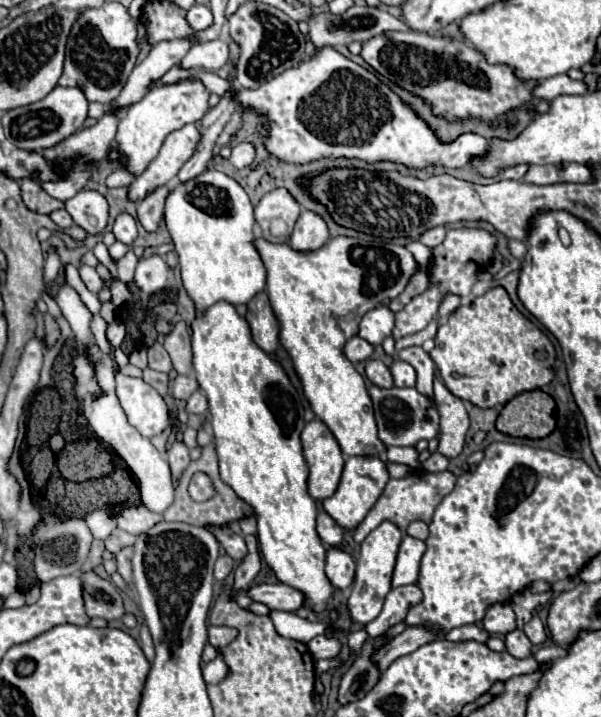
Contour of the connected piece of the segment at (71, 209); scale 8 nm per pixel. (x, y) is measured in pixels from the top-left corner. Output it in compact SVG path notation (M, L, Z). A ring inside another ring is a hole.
M80 190L74 198L66 200L66 212L72 216L74 224L84 228L88 234L102 234L108 226L108 200L96 190Z

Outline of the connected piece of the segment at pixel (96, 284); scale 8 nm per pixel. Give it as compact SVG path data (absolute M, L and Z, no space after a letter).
M82 266L82 268L80 268L80 278L82 278L82 282L86 284L86 288L88 288L90 292L98 294L98 292L102 290L102 280L100 280L100 276L98 276L98 272L96 272L94 268Z

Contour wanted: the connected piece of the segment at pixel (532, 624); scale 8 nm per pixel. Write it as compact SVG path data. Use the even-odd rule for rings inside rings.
M534 616L534 618L524 626L524 632L526 632L526 636L530 638L530 642L532 642L534 646L540 646L540 644L546 642L546 630L544 630L544 626L542 626L542 622L540 622L538 616Z

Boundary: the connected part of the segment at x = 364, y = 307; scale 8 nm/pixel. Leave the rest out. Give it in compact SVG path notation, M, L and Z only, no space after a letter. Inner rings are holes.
M336 236L316 252L296 252L288 244L272 244L264 238L256 238L256 248L264 260L268 280L266 292L270 296L272 310L280 322L280 344L292 356L294 368L302 380L304 396L308 398L314 414L330 428L334 438L338 440L342 452L346 456L380 456L388 450L384 442L378 438L378 426L374 420L372 400L366 392L364 378L354 370L352 362L342 354L342 346L348 338L356 336L360 318L376 308L388 306L404 288L416 272L428 272L428 266L422 266L414 260L412 252L406 246L384 244L384 242L368 242L362 238L346 238Z

